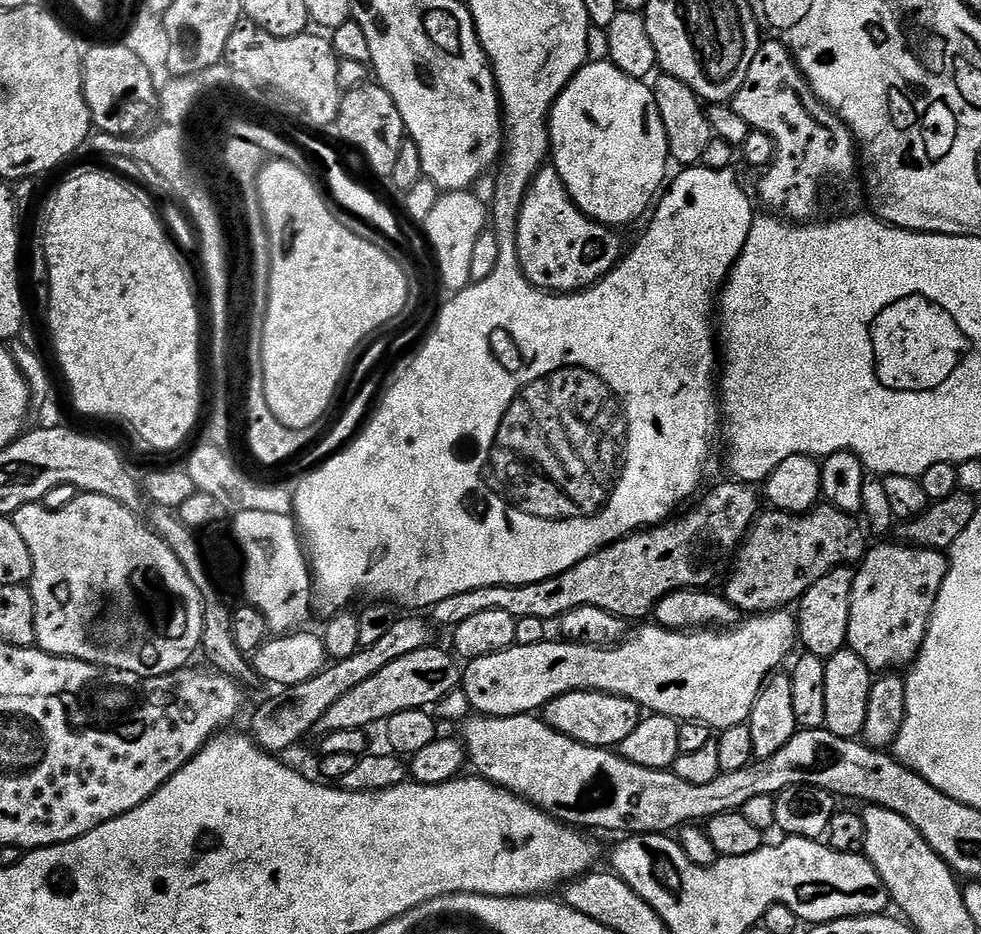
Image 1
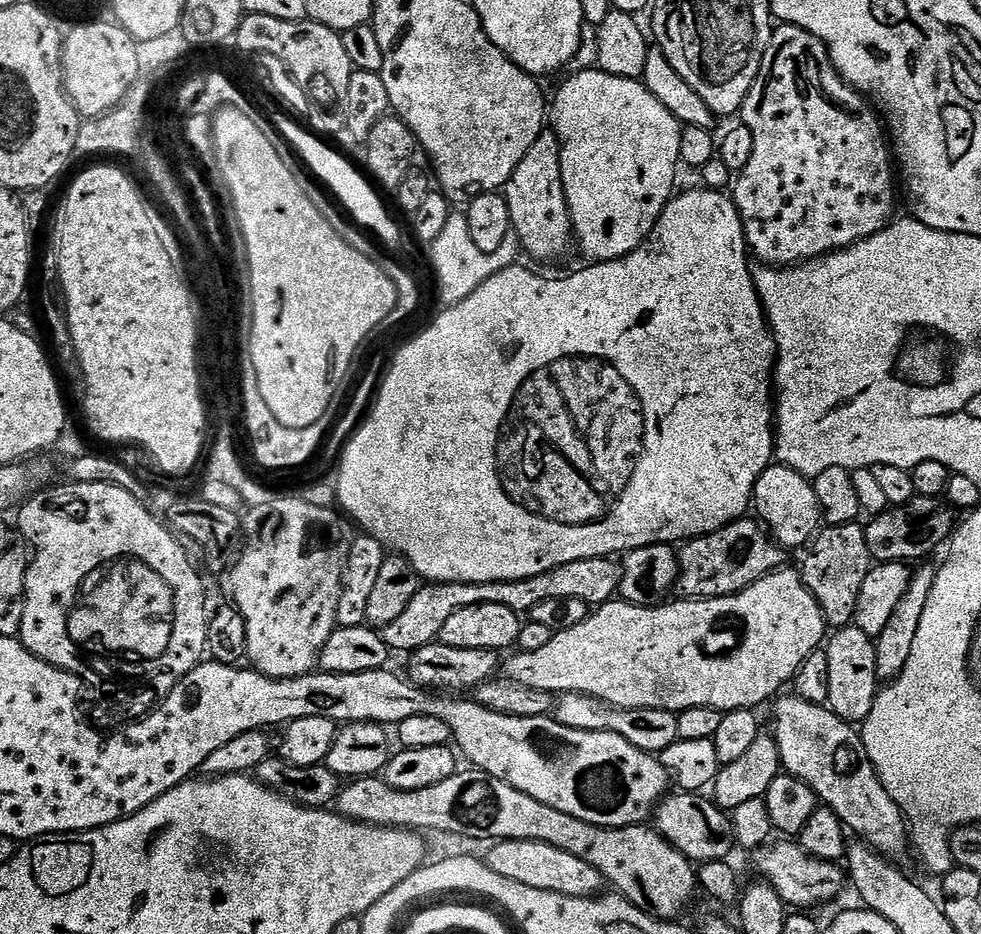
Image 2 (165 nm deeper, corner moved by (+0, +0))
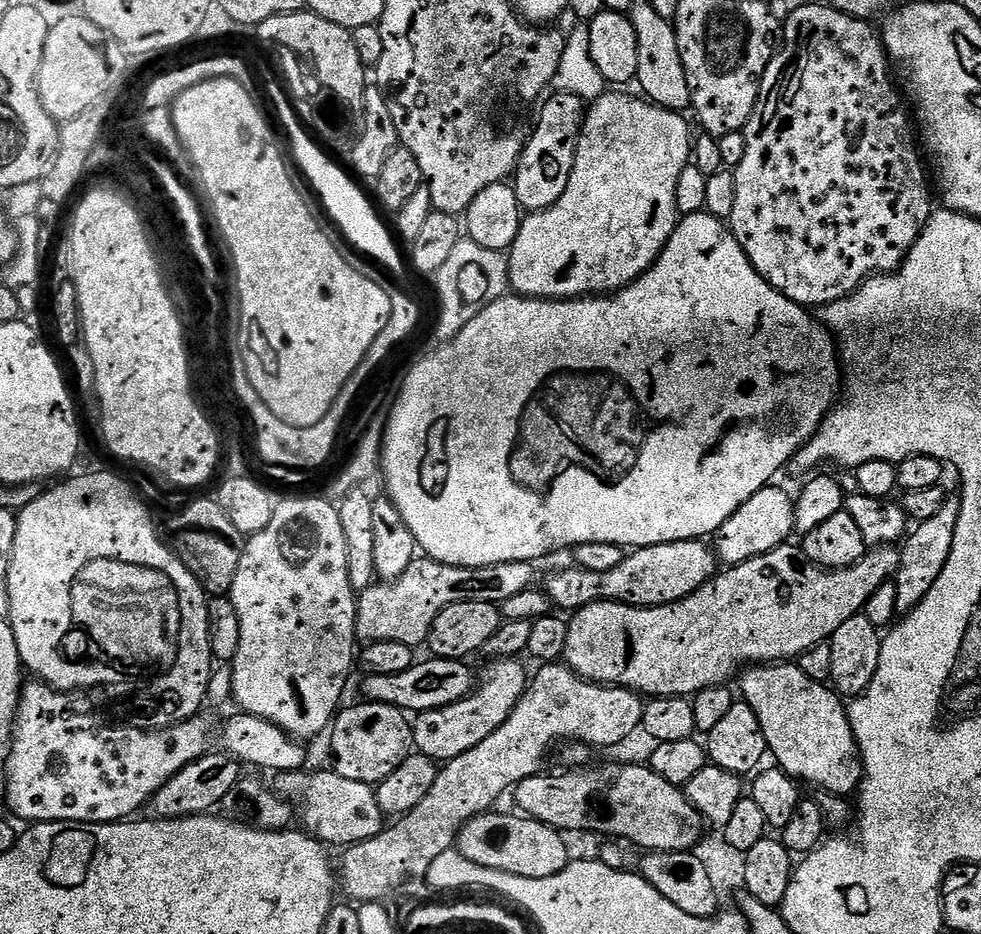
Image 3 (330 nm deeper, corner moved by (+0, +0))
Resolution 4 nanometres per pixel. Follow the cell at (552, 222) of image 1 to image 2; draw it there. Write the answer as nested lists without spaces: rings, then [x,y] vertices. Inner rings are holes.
[[[546,130],[538,138],[538,142],[534,142],[534,146],[530,146],[526,158],[522,158],[522,162],[518,162],[514,174],[508,179],[502,195],[507,198],[510,206],[510,218],[512,219],[512,231],[515,239],[527,255],[529,252],[536,260],[556,260],[559,256],[567,254],[568,247],[573,247],[572,219],[568,213],[568,203],[562,186],[560,143],[555,131]]]

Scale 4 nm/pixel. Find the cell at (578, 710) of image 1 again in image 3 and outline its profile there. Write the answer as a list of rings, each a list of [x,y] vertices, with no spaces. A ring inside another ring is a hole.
[[[427,658],[413,663],[410,670],[402,670],[402,674],[365,675],[363,699],[370,704],[388,704],[391,708],[399,708],[405,714],[433,712],[439,708],[450,706],[459,700],[465,700],[478,684],[478,676],[471,672],[463,660],[441,660]]]

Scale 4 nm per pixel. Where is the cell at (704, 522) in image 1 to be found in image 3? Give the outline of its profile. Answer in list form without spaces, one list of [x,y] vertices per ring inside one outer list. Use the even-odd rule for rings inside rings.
[[[427,558],[417,559],[415,564],[403,575],[389,579],[387,582],[373,583],[367,591],[359,593],[356,606],[356,639],[364,644],[378,642],[402,642],[413,646],[423,645],[428,639],[434,620],[442,610],[454,606],[458,602],[490,602],[503,606],[510,598],[529,591],[536,580],[537,565],[532,562],[506,562],[498,566],[482,566],[481,568],[467,568],[466,566],[450,566],[437,560]]]

